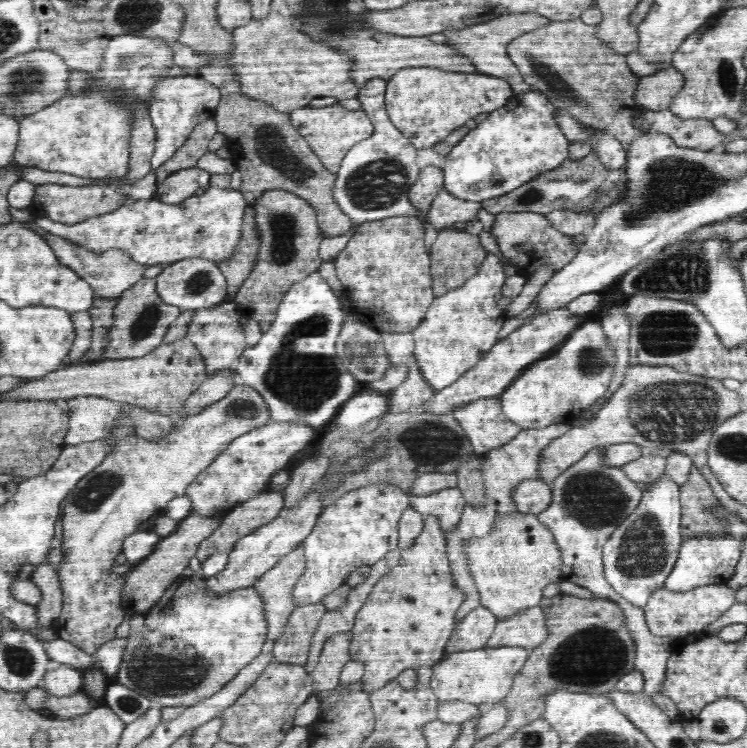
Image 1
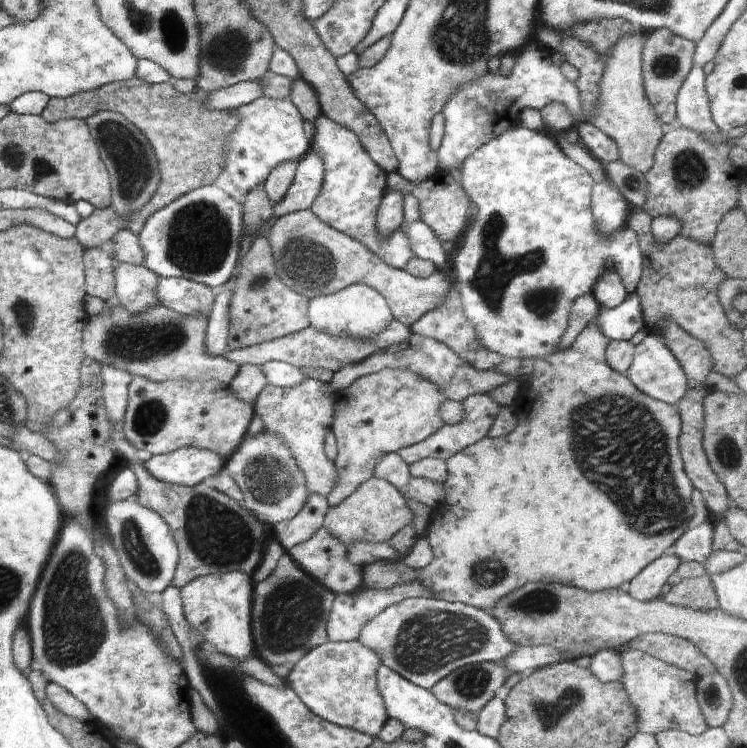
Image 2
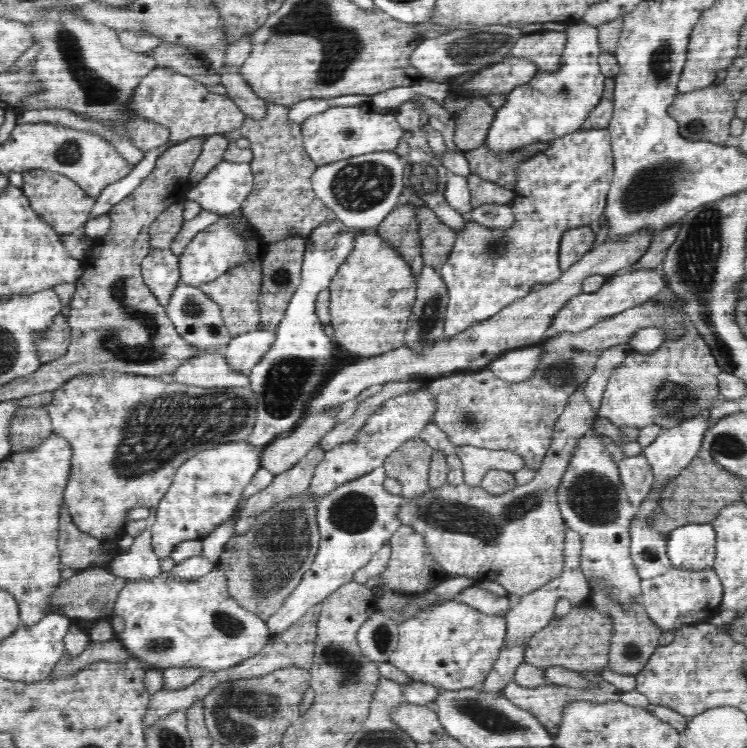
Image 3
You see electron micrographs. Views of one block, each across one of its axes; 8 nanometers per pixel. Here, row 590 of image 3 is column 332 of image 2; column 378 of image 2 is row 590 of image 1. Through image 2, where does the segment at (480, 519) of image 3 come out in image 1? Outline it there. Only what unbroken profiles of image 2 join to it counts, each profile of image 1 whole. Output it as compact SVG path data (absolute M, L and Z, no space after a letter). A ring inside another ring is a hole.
M516 512L514 515L501 515L495 524L495 530L486 537L471 539L465 543L469 570L480 593L480 604L491 610L497 620L510 618L522 610L539 606L543 599L543 588L552 582L562 581L562 559L554 535L538 523L538 516Z

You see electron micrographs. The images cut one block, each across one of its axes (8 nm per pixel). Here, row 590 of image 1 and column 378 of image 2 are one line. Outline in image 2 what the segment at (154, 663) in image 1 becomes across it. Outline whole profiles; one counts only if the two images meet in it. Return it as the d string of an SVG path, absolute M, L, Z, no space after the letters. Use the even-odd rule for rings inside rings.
M322 114L314 124L312 146L322 159L324 176L310 209L323 223L361 242L392 268L404 270L408 261L415 256L406 229L400 225L389 237L382 238L376 226L377 212L387 191L389 174L372 160L353 130Z

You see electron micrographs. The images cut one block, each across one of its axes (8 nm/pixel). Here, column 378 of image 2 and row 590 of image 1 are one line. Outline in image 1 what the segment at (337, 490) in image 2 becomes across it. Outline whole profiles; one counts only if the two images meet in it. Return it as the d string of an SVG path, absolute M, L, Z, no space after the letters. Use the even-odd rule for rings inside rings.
M436 517L425 519L422 533L410 549L400 550L400 563L372 588L357 612L349 655L364 663L362 691L369 695L384 688L407 668L432 667L443 658L455 628L455 616L465 599L454 586L447 557L447 536Z

